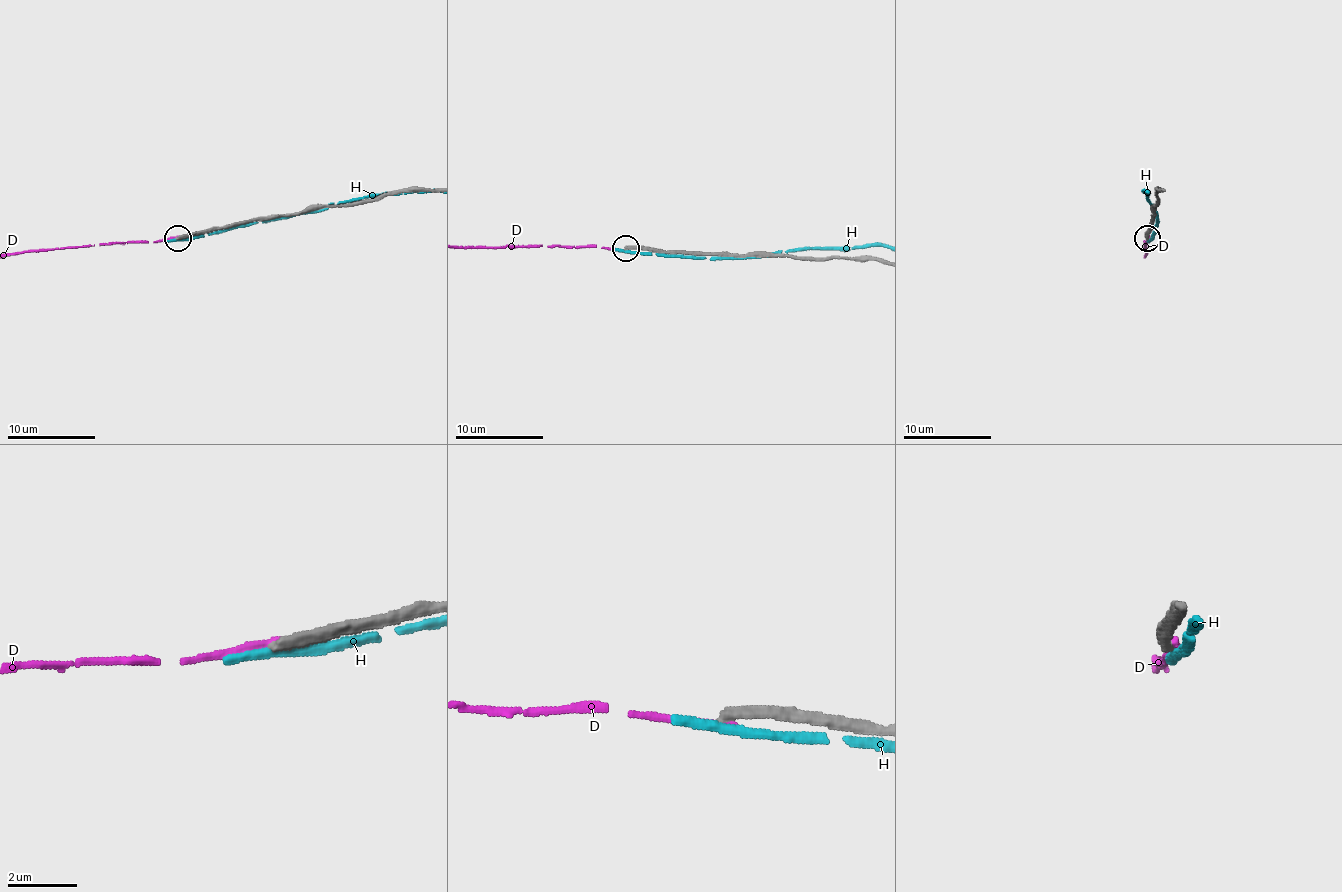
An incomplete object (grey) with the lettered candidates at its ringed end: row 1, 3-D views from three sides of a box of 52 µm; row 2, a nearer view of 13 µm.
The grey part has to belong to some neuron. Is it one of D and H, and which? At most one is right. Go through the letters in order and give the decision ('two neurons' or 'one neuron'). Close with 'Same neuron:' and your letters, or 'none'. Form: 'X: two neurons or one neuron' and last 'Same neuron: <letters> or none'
D: two neurons
H: two neurons
Same neuron: none

